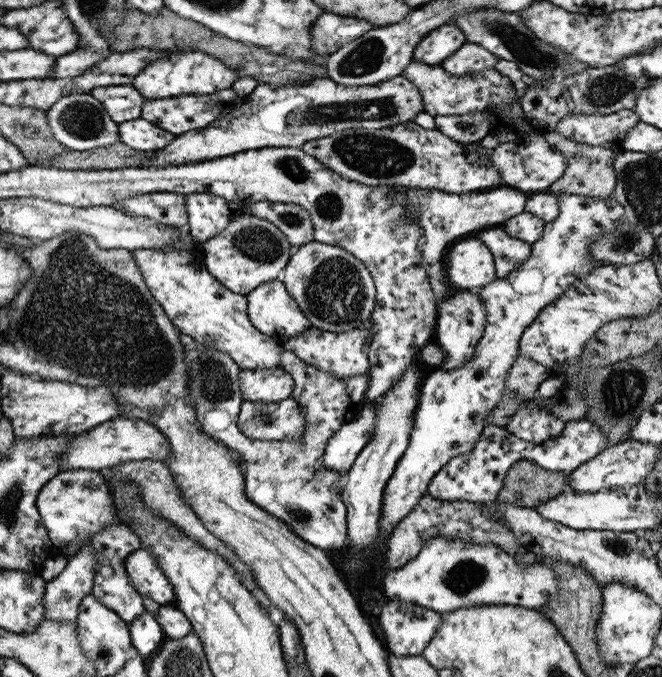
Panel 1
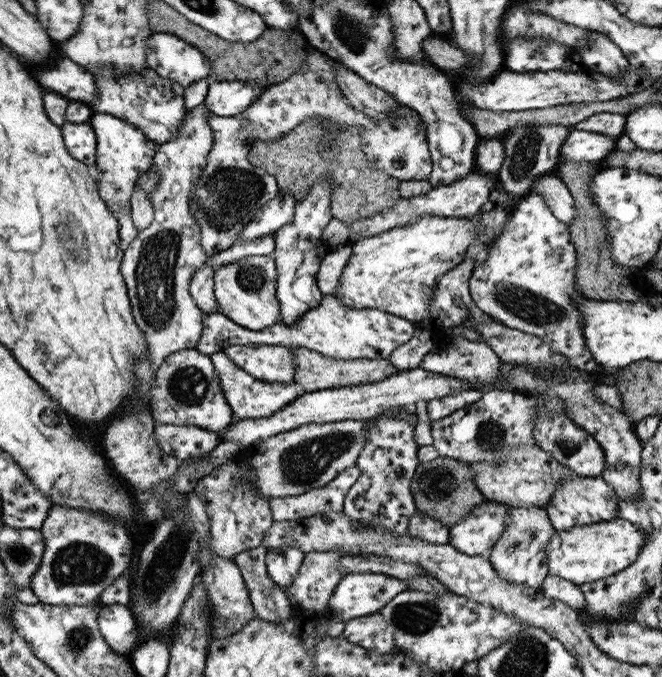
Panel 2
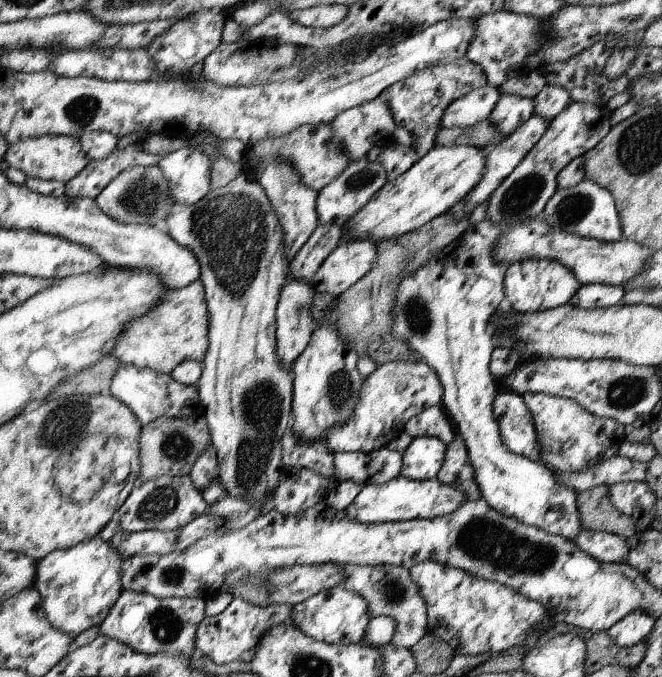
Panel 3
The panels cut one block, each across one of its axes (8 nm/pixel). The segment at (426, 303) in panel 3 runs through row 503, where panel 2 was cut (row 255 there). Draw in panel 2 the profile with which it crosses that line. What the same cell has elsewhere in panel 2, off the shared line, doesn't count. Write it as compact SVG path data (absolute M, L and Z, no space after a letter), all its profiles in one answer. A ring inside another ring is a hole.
M533 190L517 204L508 220L503 231L487 249L487 257L474 268L469 278L467 287L473 306L506 327L540 338L548 344L551 352L563 354L569 366L581 371L595 370L599 365L589 353L581 334L583 320L579 314L579 297L583 296L574 288L577 258L568 233L568 225L556 220L544 204L543 198Z

